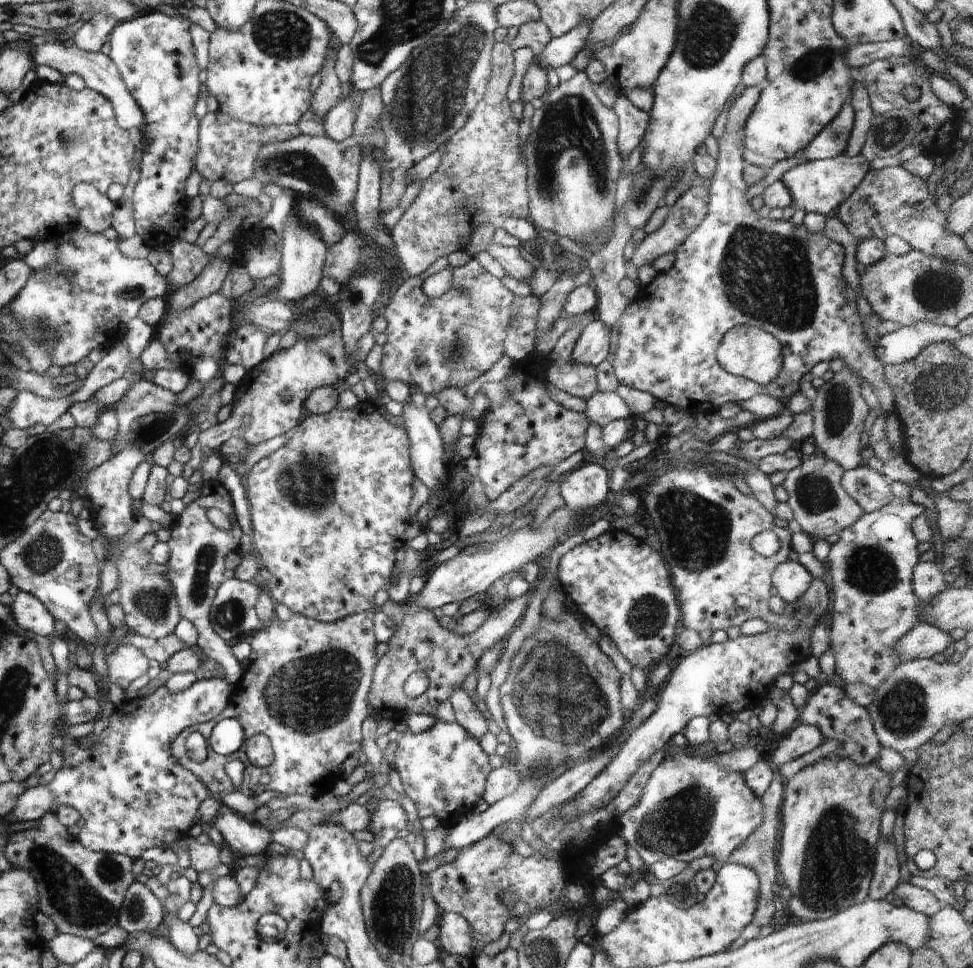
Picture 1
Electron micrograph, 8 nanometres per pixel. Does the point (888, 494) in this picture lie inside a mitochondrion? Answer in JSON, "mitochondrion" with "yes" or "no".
{"mitochondrion":"no"}

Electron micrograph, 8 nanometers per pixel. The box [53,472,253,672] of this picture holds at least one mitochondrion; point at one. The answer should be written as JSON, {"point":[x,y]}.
{"point":[206,557]}

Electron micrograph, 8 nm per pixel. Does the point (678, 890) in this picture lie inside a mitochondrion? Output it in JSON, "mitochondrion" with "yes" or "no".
{"mitochondrion":"yes"}

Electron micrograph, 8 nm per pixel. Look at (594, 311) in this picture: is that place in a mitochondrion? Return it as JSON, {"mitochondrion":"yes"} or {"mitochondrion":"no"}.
{"mitochondrion":"no"}

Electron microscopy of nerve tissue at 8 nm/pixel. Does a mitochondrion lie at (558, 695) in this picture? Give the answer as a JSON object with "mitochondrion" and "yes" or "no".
{"mitochondrion":"yes"}

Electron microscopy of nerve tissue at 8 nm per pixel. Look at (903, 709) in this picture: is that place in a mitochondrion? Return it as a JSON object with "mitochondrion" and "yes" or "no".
{"mitochondrion":"yes"}

